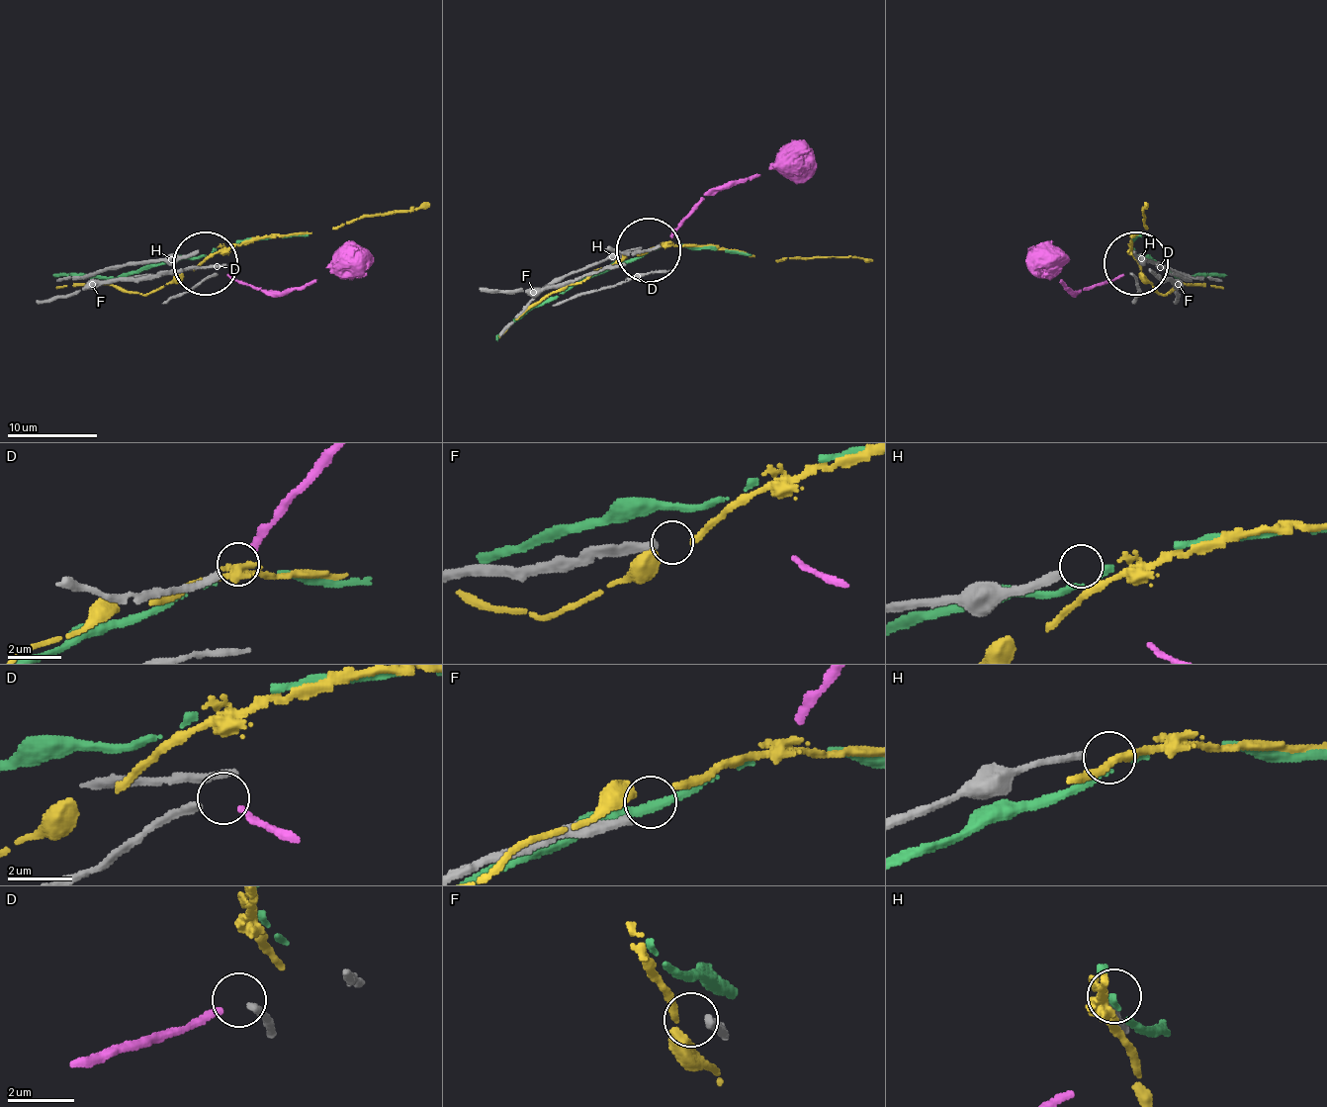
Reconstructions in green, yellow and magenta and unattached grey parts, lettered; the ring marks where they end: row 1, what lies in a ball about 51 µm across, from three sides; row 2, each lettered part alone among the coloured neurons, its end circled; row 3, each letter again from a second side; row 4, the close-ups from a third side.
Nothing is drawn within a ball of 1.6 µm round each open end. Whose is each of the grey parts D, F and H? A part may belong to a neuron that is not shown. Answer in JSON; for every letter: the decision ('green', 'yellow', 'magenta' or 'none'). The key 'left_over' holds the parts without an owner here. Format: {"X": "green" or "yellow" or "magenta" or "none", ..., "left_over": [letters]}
{"D": "magenta", "F": "none", "H": "none", "left_over": ["F", "H"]}

